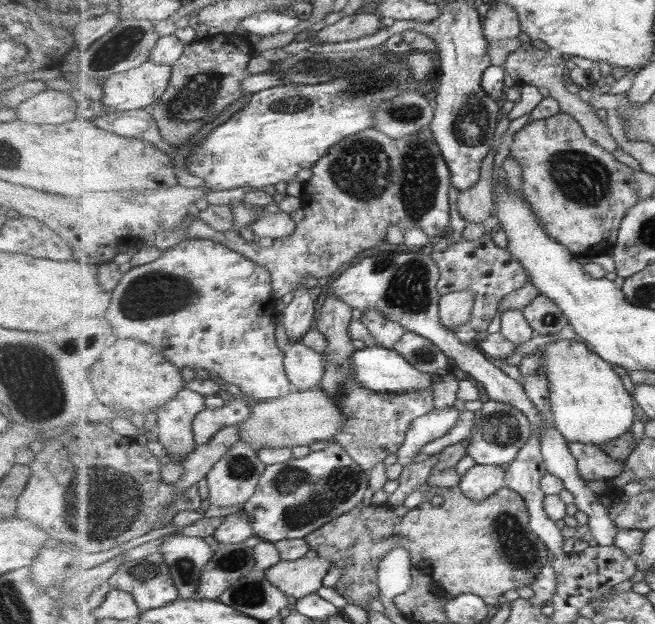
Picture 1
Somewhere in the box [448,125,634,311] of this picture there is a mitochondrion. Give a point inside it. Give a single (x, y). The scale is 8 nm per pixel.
(585, 179)

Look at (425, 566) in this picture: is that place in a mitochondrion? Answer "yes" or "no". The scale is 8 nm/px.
yes

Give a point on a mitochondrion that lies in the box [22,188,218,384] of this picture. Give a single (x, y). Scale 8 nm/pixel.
(149, 295)

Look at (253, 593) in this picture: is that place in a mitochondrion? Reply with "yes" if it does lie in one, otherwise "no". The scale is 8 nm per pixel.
yes

